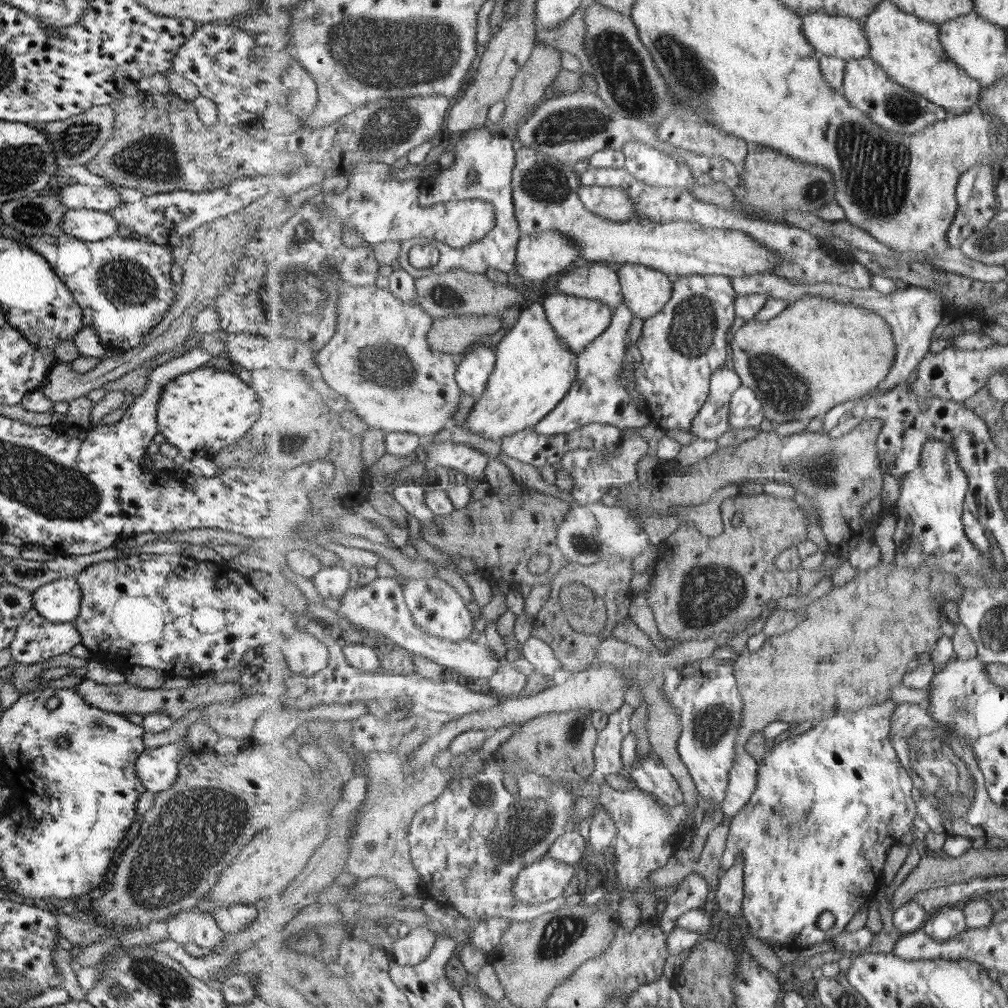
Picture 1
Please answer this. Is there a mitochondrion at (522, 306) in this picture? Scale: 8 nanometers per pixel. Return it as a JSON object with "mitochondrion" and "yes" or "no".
{"mitochondrion":"no"}

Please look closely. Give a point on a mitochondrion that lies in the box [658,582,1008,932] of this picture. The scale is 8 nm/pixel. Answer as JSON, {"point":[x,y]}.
{"point":[952,797]}

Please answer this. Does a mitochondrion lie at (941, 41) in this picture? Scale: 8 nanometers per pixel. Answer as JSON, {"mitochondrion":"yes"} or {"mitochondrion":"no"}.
{"mitochondrion":"no"}

